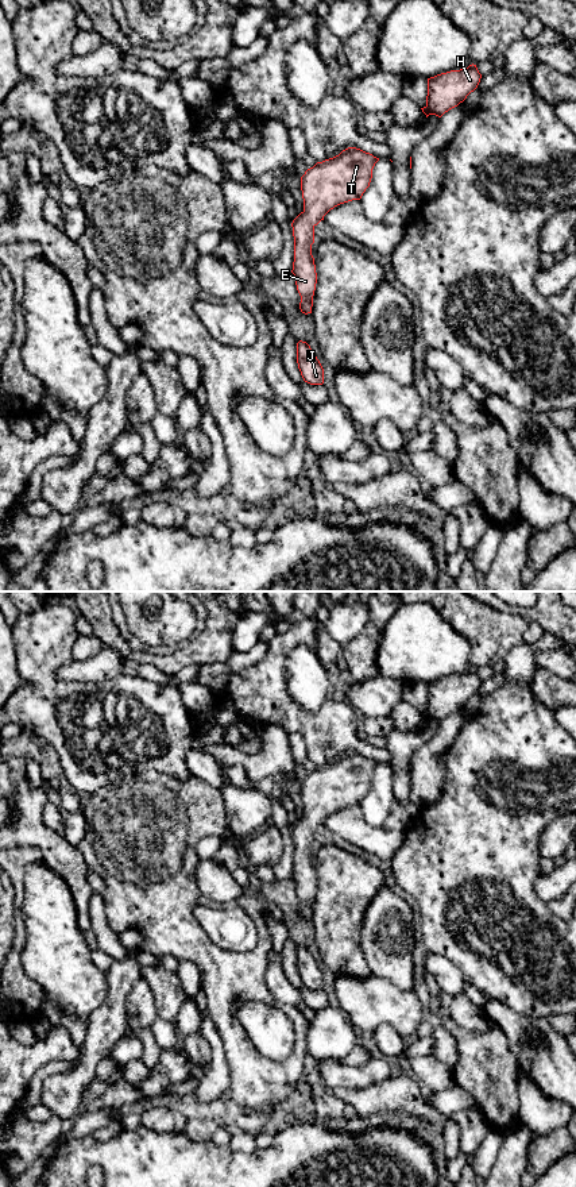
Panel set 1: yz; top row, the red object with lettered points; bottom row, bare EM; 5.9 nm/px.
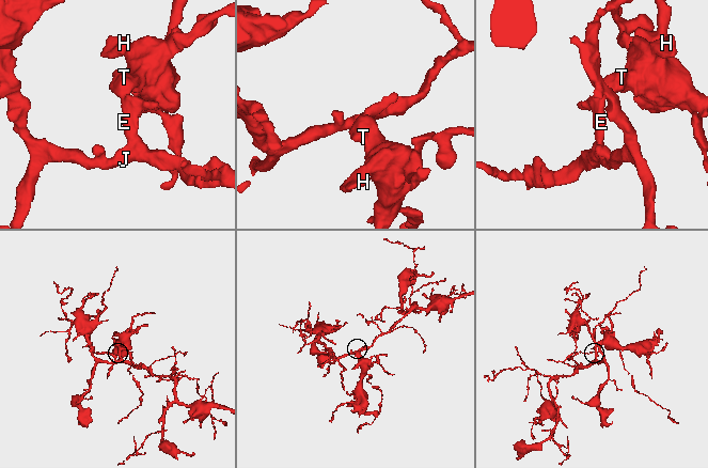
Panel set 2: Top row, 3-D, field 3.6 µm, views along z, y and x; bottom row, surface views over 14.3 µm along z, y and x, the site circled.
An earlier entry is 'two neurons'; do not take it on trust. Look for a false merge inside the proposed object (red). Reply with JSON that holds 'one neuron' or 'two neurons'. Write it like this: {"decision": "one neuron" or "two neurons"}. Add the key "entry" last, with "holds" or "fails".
{"decision": "one neuron", "entry": "fails"}

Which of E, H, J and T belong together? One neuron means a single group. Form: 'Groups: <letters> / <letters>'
Groups: E H J T

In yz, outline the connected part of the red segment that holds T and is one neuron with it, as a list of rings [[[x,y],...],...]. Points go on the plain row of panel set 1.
[[[348,752],[339,760],[317,767],[301,782],[304,816],[293,825],[294,867],[299,914],[312,918],[317,889],[312,849],[314,832],[335,812],[360,805],[372,783],[372,774],[379,763],[356,752]]]

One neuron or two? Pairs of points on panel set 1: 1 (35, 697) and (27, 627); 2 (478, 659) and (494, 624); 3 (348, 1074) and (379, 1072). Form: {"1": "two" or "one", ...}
{"1": "one", "2": "one", "3": "one"}

